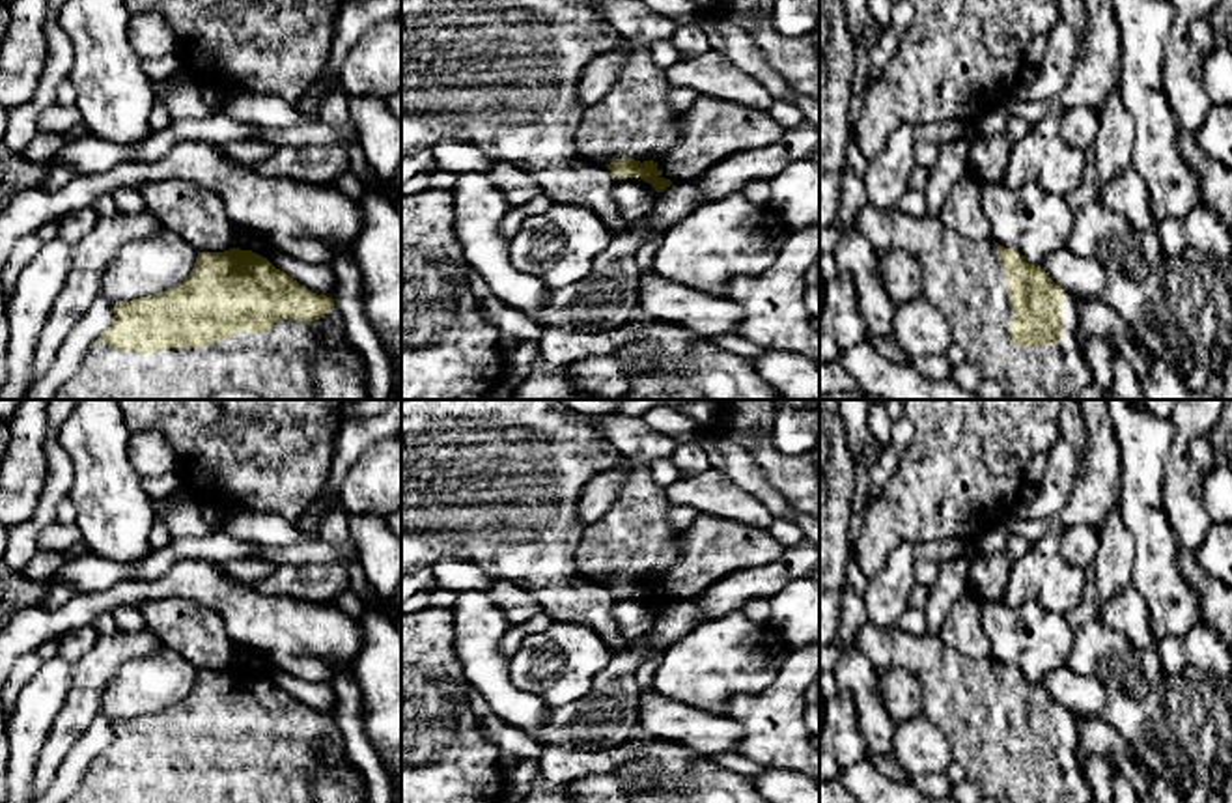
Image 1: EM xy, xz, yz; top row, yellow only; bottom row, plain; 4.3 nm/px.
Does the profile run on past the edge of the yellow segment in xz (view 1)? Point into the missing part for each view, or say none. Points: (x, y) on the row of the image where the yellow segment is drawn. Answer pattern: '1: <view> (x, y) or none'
1: xz (633, 120)

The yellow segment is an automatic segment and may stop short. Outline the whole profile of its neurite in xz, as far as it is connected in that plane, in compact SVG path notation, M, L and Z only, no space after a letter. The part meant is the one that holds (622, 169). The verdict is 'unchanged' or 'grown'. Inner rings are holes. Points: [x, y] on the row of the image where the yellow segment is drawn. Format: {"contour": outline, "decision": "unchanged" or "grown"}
{"contour": "M620 37L625 52L616 82L586 106L575 131L579 157L607 166L614 177L640 177L657 192L672 185L657 174L653 157L663 157L679 140L679 114L666 101L670 84L648 47Z", "decision": "grown"}

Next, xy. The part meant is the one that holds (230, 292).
{"contour": "M252 250L198 252L183 282L114 304L112 325L91 344L82 366L54 400L207 400L224 388L248 390L261 400L314 400L314 366L319 360L336 362L368 381L368 366L349 342L332 297L310 291Z", "decision": "grown"}

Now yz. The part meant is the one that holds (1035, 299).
{"contour": "M868 202L855 217L855 230L881 256L889 250L903 250L917 258L922 271L922 295L950 321L952 340L963 349L965 360L974 364L984 379L999 383L1004 394L1015 400L1070 400L1092 383L1092 370L1077 342L1073 295L1057 286L1040 265L1027 263L1017 250L993 241L967 239L930 215L911 217L900 207L881 211Z", "decision": "grown"}

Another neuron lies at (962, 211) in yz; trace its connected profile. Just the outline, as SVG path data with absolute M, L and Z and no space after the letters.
M973 170L950 190L941 220L943 226L974 241L993 241L993 226L982 211L980 194L984 179Z

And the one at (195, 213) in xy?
M146 181L140 187L146 211L196 252L235 248L235 226L220 196L187 181Z

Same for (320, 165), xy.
M308 144L301 148L276 148L276 151L252 166L259 176L289 177L319 187L332 187L334 179L349 170L343 146Z

